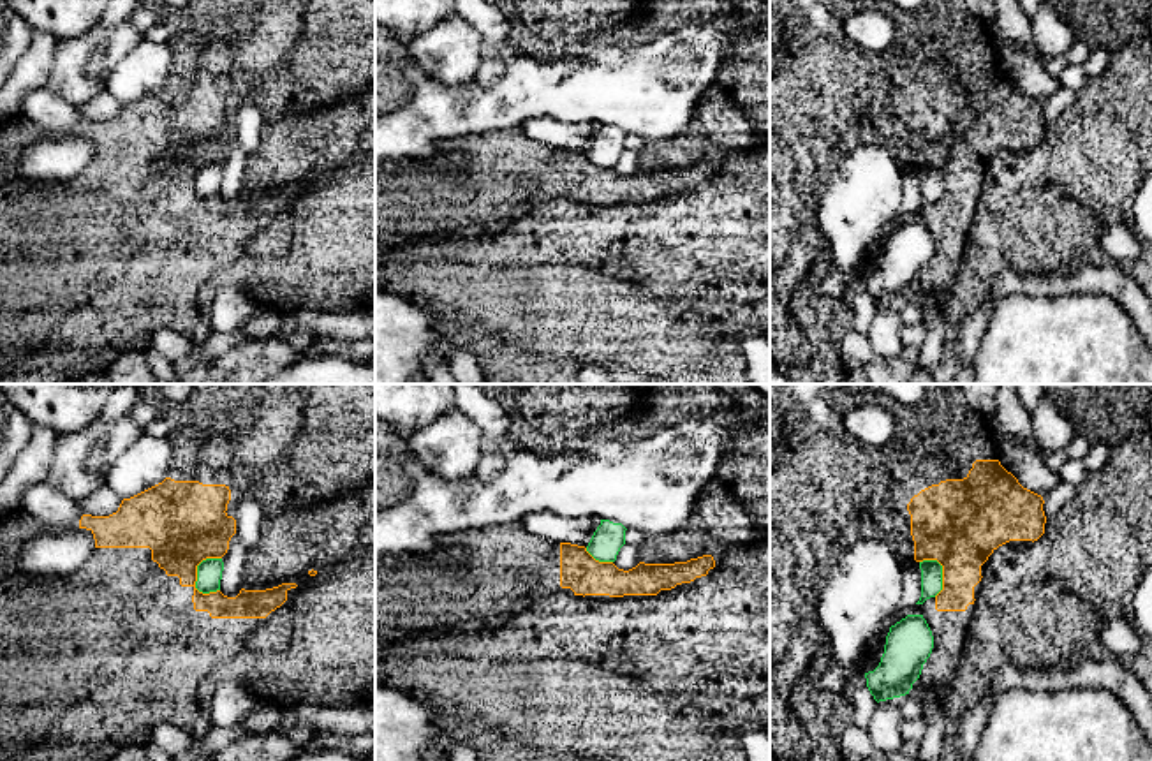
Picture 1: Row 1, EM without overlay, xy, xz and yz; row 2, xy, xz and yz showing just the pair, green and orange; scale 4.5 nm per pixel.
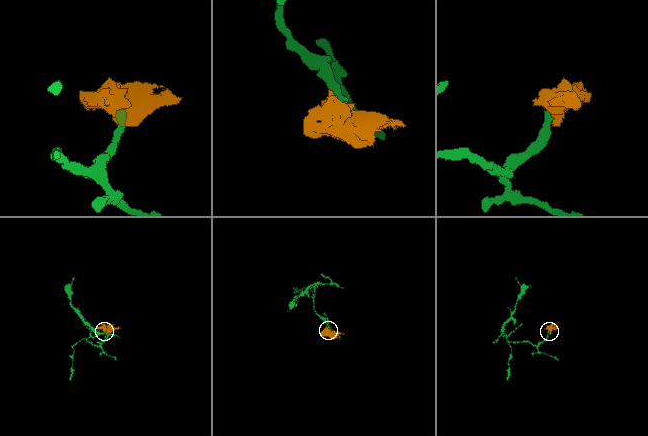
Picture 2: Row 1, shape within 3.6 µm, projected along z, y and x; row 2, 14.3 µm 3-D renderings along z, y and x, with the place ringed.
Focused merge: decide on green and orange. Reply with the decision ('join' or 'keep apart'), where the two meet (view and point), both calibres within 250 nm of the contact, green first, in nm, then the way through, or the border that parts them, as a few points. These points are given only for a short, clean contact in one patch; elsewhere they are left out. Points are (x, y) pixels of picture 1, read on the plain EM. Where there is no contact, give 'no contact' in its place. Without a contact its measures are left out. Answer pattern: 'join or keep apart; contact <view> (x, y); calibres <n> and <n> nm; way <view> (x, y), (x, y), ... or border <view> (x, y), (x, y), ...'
keep apart; contact xy (198, 173); calibres 110 and 380 nm; border xy (221, 162), (206, 162), (198, 171), (196, 194), (199, 198)

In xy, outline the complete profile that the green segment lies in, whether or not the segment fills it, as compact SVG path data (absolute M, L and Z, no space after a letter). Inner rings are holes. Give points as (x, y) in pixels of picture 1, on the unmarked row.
M206 164L197 171L196 194L203 199L220 196L224 167L222 164Z

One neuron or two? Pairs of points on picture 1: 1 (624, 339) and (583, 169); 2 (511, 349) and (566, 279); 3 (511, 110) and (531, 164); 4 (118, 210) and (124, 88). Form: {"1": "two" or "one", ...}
{"1": "two", "2": "one", "3": "two", "4": "two"}

